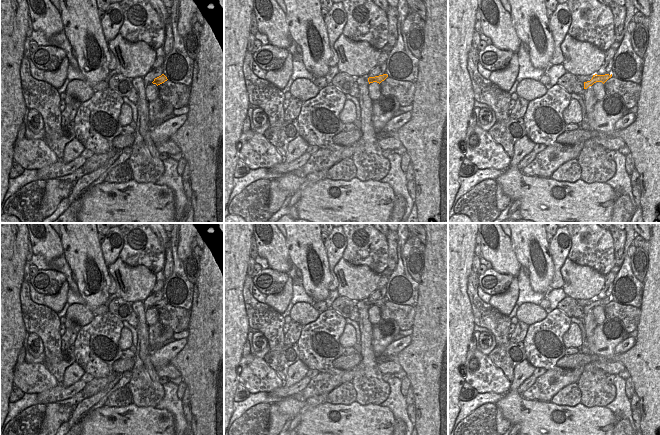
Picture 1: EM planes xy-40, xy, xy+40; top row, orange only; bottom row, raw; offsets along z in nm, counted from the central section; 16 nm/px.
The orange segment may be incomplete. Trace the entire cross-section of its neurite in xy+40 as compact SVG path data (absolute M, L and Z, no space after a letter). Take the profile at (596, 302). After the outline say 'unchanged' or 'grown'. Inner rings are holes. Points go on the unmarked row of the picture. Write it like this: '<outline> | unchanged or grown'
M605 298L605 299L593 299L590 305L584 306L584 313L587 313L589 310L592 310L596 306L602 306L603 308L612 301L612 298Z | unchanged

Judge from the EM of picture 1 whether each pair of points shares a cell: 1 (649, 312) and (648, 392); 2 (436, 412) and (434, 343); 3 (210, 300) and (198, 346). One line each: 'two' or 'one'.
1: one
2: one
3: one

